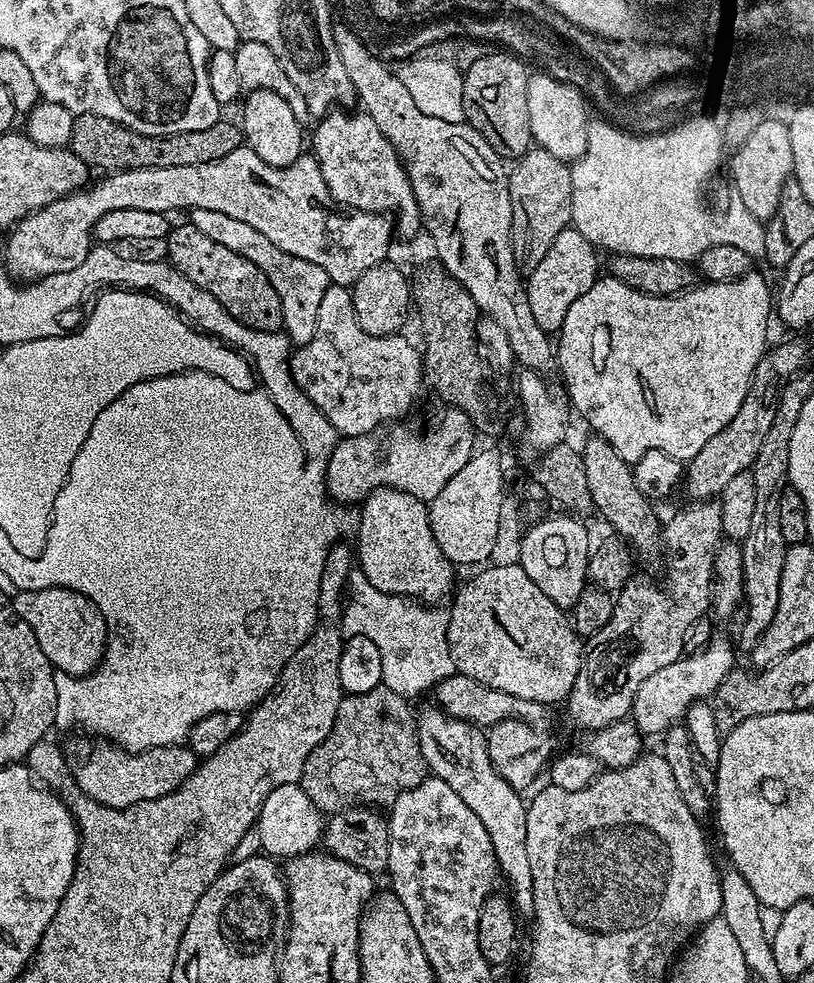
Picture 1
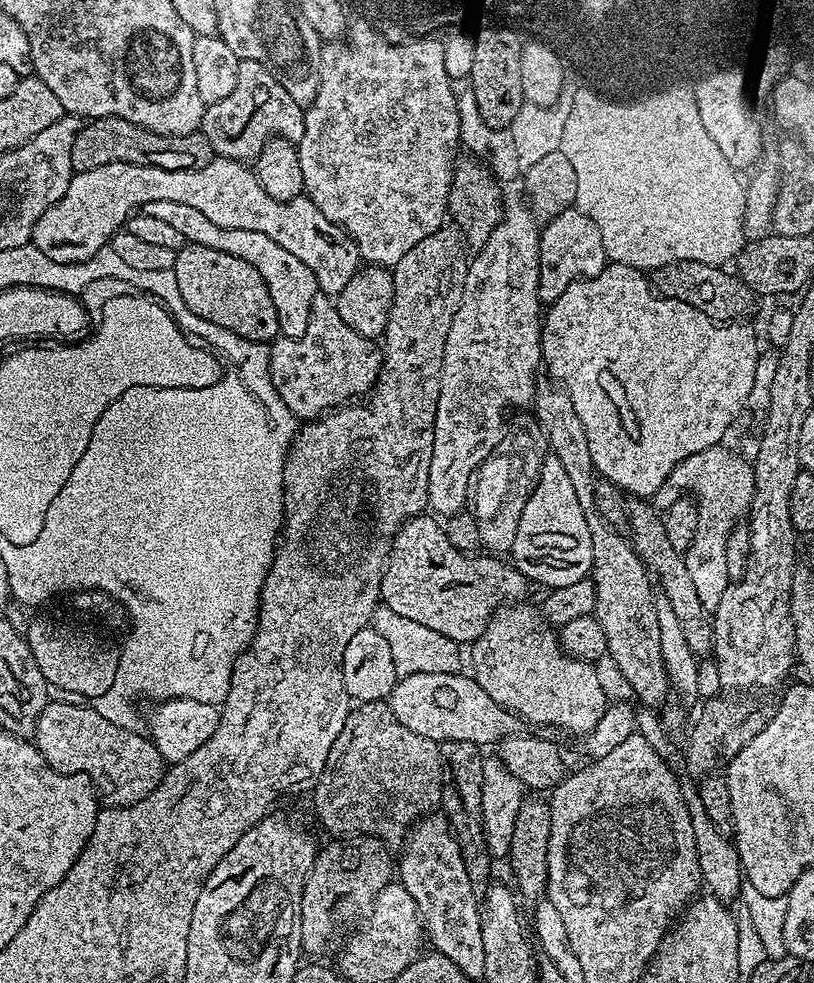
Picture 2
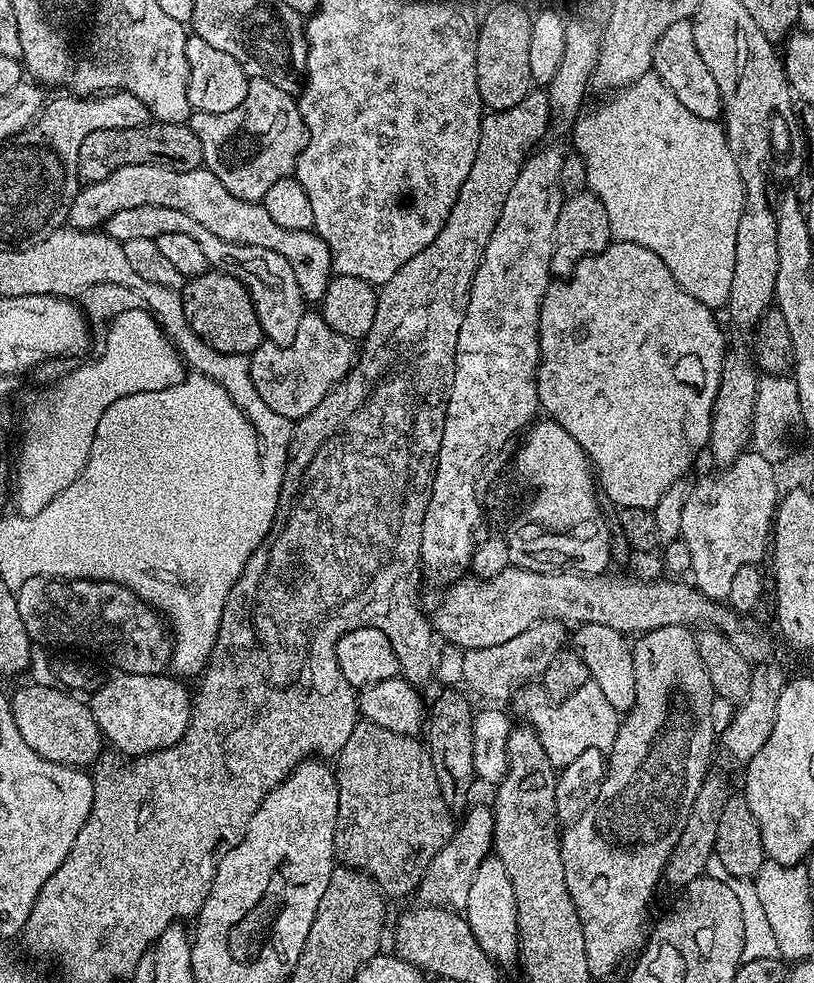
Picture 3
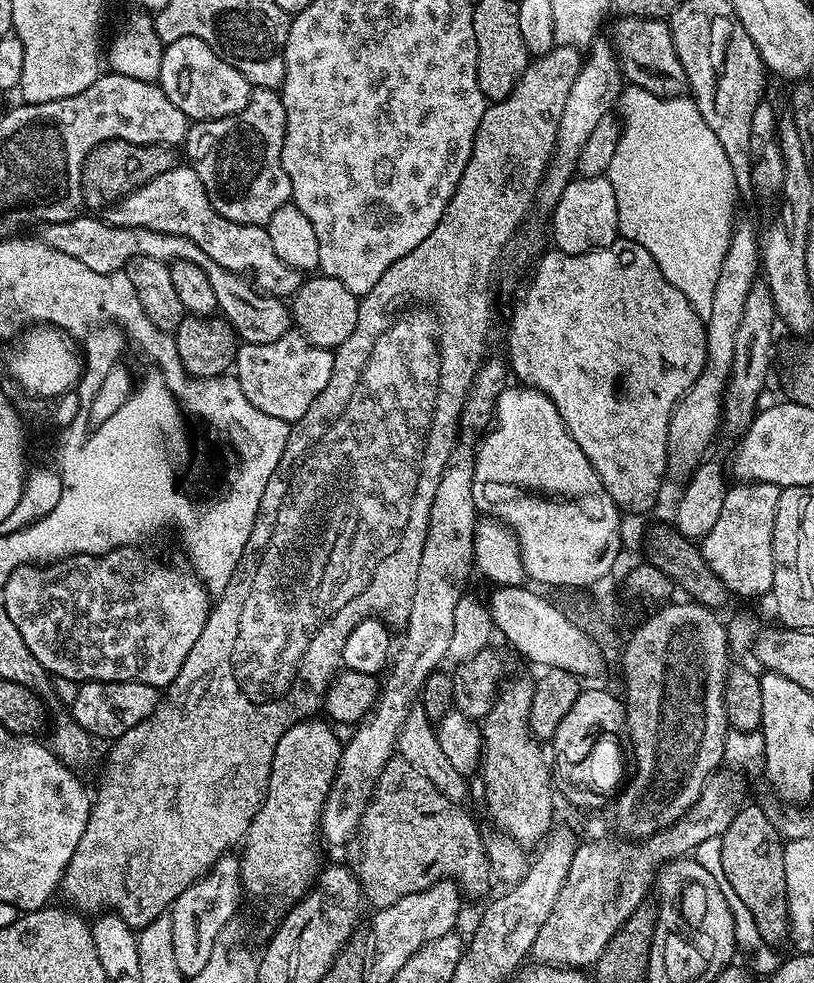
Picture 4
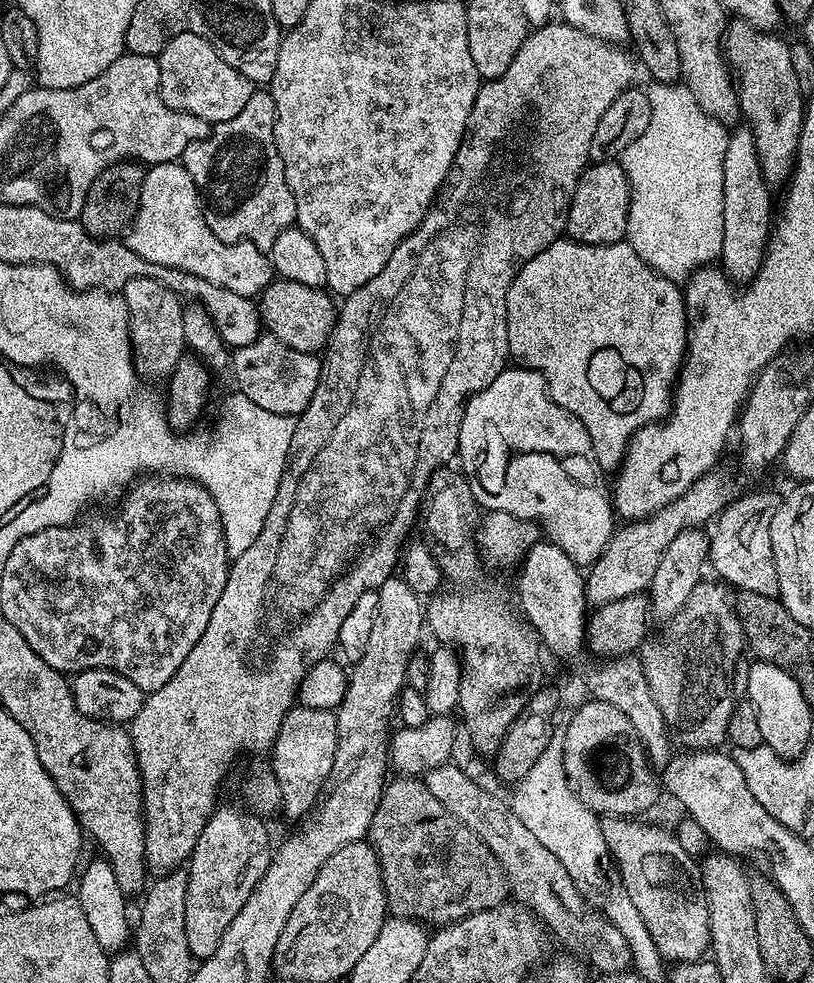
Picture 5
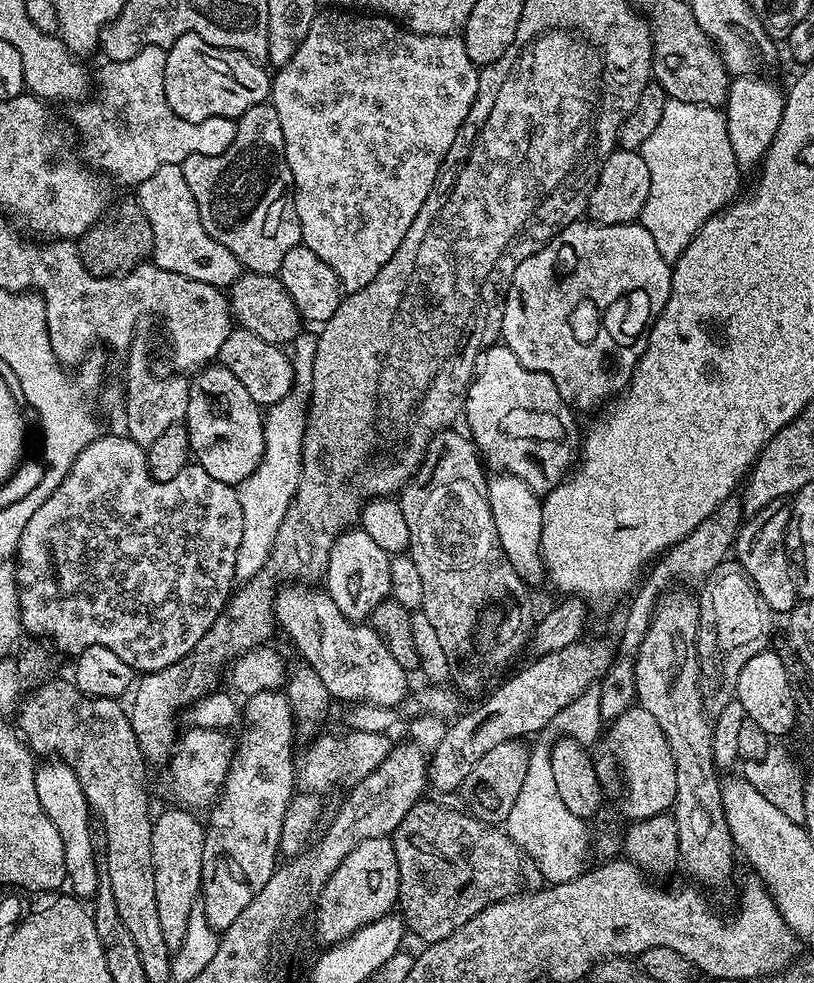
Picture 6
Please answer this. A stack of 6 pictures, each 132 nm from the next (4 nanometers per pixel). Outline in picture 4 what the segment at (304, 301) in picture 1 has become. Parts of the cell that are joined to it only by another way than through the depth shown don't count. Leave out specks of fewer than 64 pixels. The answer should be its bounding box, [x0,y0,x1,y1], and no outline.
[43,214,293,344]

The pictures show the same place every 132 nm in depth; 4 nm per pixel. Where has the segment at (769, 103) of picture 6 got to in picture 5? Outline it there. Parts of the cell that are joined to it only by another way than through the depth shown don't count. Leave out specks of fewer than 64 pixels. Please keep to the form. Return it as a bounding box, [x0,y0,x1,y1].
[719,126,774,282]

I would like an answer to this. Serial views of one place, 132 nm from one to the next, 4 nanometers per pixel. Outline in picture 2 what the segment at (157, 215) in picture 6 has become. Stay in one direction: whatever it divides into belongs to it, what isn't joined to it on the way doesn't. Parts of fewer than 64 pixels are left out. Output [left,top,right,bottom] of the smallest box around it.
[30,158,362,297]

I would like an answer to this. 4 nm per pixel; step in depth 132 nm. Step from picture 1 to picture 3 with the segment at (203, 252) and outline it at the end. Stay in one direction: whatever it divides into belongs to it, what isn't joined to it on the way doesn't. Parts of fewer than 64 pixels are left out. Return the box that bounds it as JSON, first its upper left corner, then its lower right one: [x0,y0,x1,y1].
[179,270,265,356]

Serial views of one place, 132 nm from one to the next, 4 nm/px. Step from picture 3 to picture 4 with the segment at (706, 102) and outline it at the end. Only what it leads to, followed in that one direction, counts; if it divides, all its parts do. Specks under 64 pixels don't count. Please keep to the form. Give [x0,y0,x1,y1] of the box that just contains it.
[610,15,688,96]

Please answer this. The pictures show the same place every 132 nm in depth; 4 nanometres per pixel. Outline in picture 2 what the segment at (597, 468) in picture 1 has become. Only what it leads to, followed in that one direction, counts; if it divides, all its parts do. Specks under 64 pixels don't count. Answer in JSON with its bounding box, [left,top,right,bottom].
[626,498,712,654]

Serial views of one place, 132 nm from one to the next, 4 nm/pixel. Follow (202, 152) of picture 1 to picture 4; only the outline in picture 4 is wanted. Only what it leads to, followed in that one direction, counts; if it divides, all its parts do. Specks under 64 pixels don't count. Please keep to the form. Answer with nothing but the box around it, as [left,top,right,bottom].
[80,140,177,210]

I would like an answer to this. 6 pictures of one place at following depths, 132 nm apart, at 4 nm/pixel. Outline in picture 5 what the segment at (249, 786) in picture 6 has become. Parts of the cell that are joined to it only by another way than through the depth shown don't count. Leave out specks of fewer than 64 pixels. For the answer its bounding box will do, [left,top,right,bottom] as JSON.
[186,804,274,962]

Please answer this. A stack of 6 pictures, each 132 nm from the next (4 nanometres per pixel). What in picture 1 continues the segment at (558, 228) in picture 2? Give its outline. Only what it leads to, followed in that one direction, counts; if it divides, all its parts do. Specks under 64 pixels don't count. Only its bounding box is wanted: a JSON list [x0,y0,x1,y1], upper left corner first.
[527,226,598,333]

